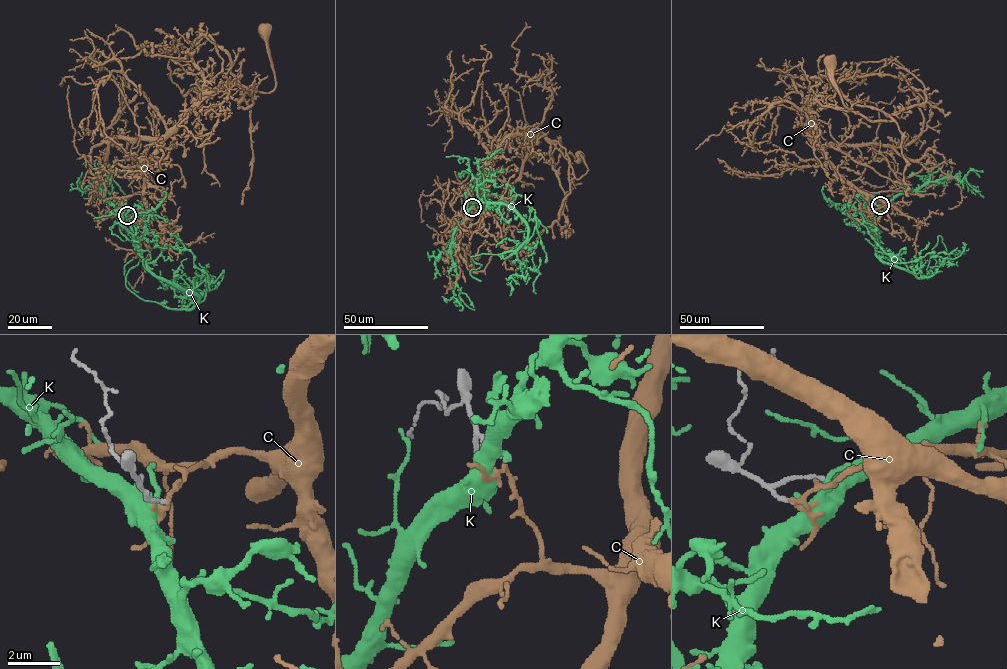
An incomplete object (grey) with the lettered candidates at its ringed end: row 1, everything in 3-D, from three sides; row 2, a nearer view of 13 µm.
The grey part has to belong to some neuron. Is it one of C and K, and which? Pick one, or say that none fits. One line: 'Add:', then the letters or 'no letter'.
Add: no letter

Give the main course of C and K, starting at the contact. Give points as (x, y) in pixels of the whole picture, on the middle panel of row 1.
C: (474, 205), (482, 211), (485, 165), (510, 137), (546, 137), (577, 179), (588, 170), (579, 158)
K: (472, 207), (502, 202), (527, 226), (516, 250), (471, 256), (482, 265), (470, 274), (481, 281)

